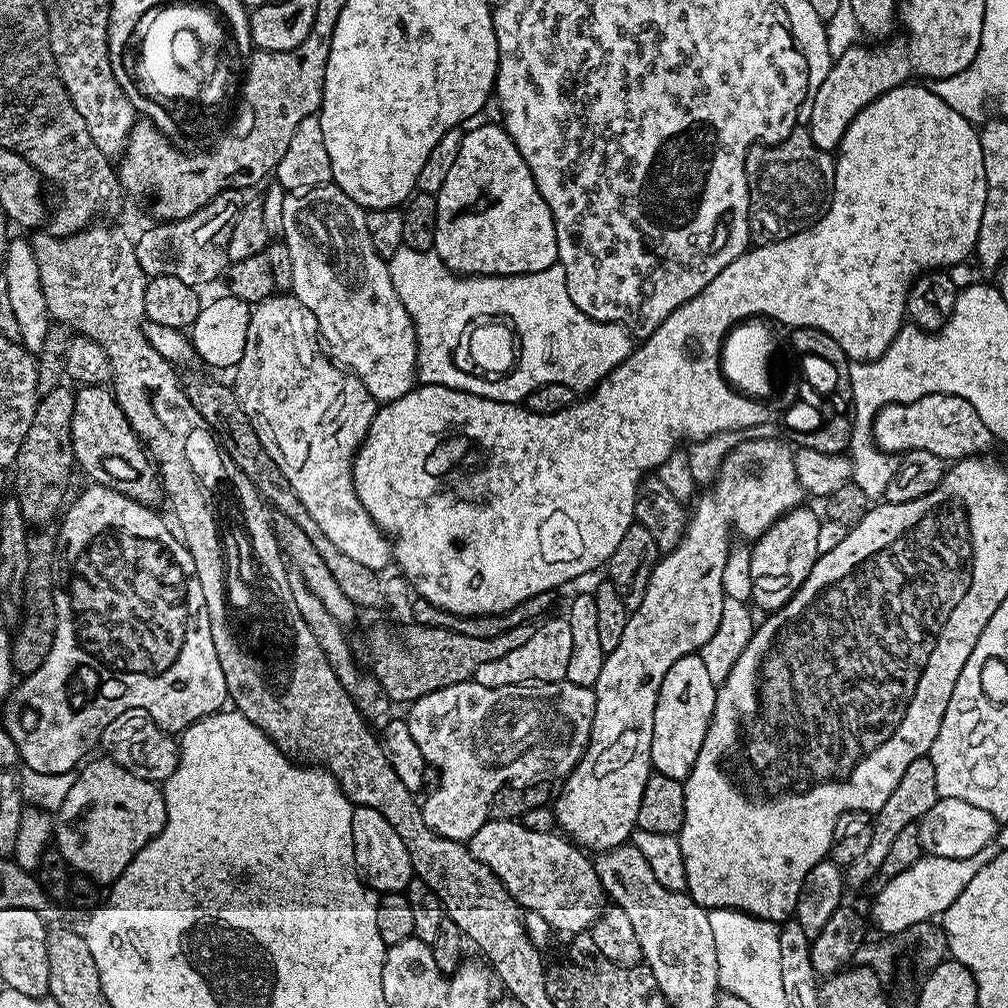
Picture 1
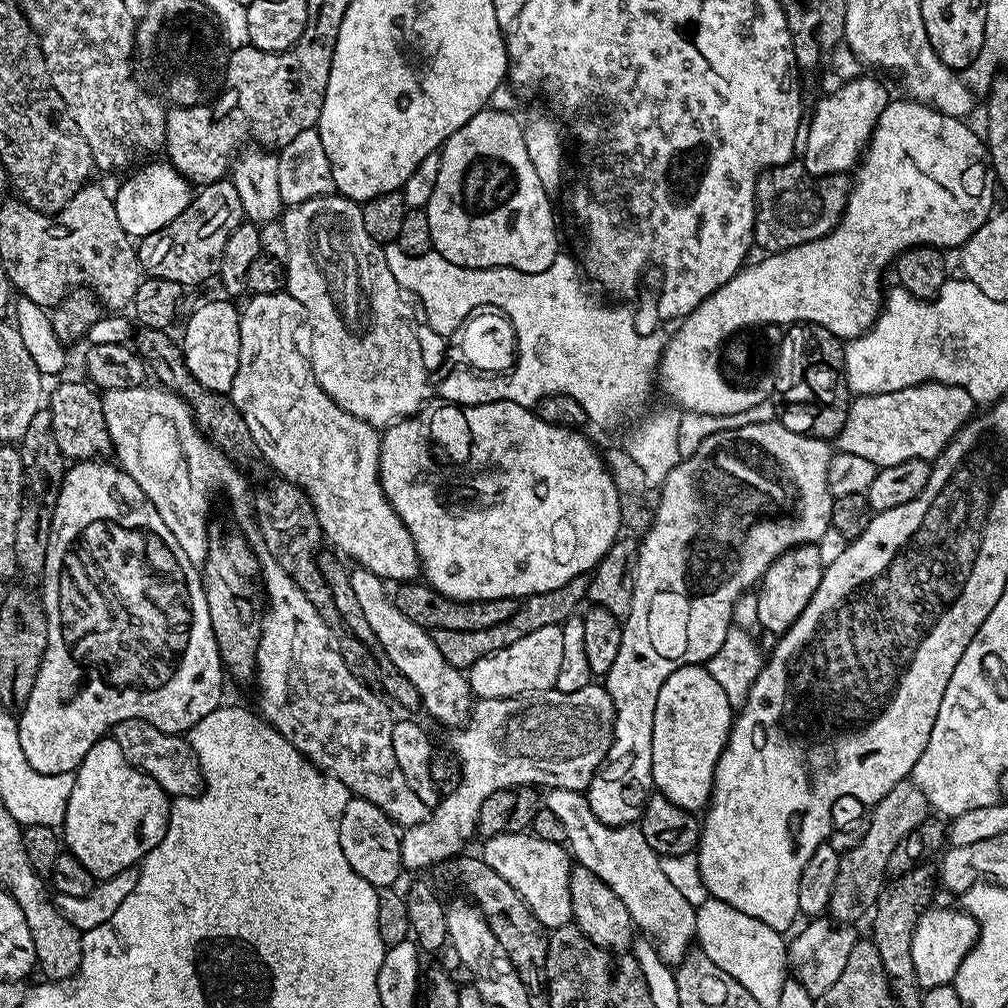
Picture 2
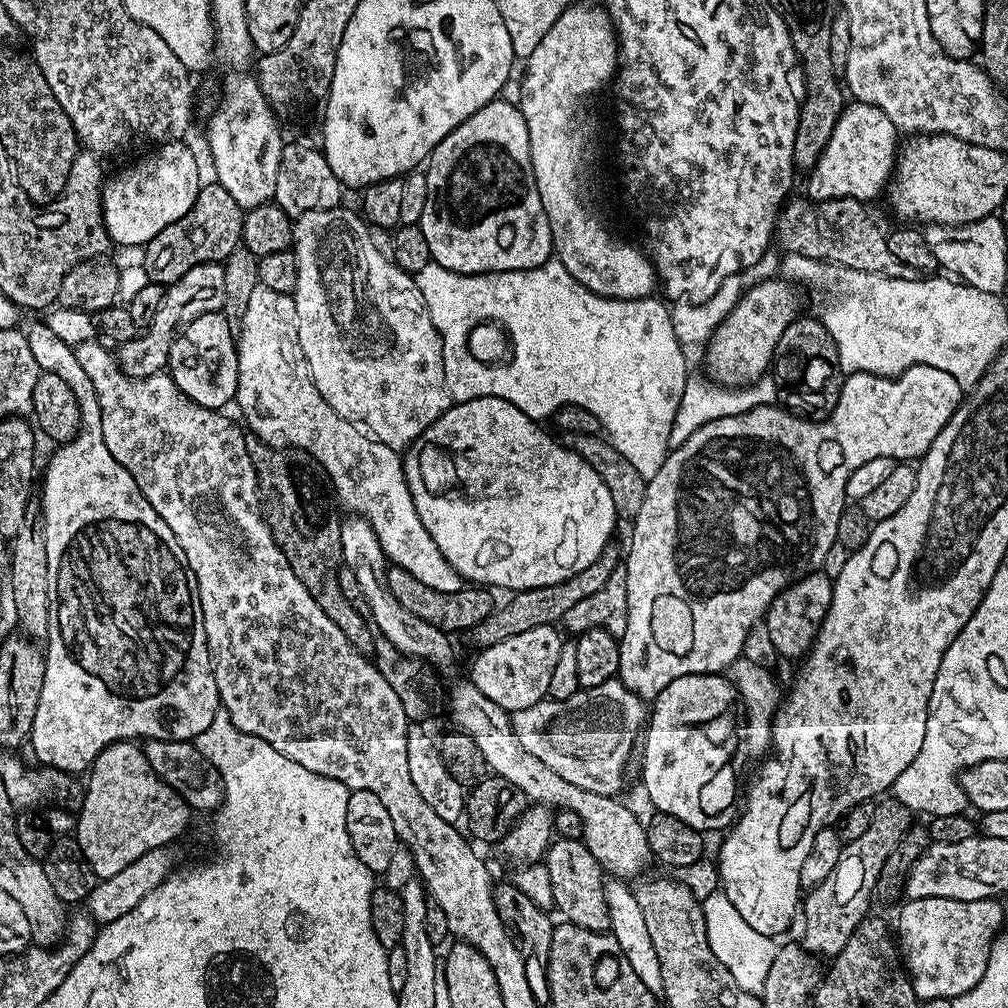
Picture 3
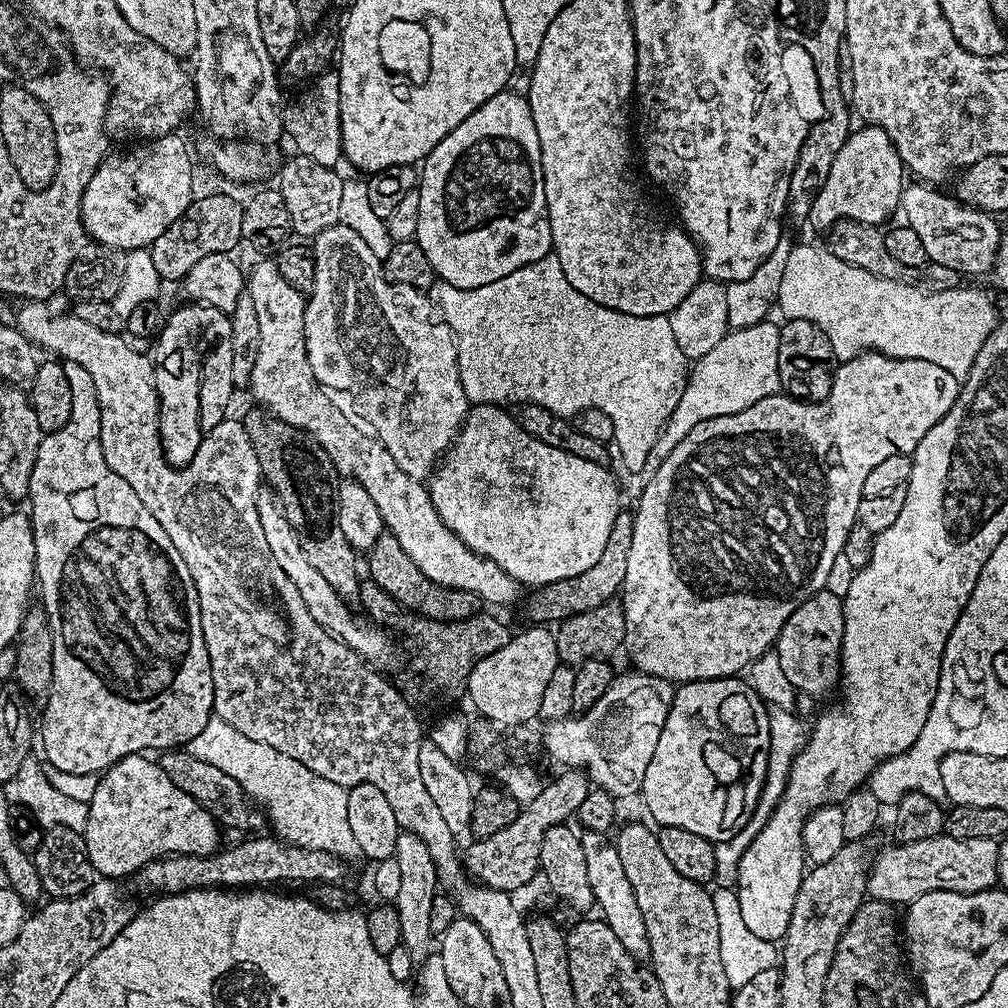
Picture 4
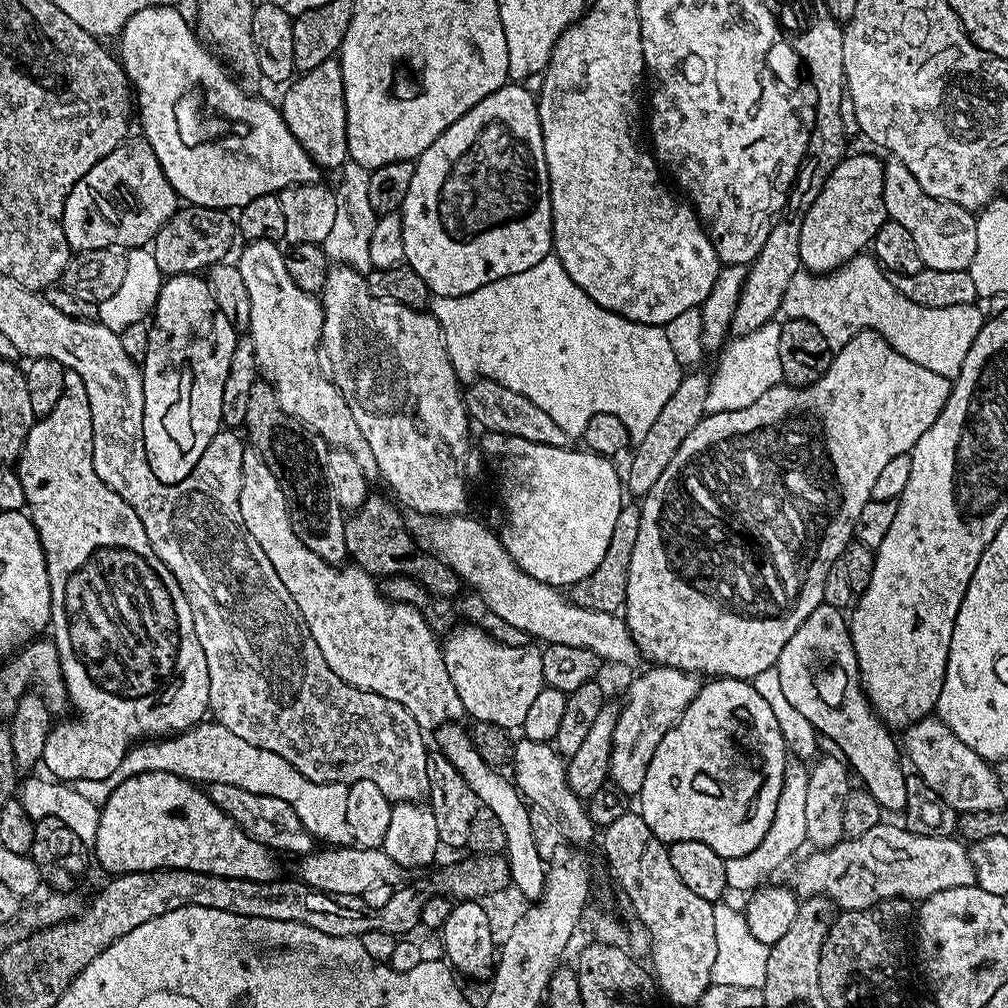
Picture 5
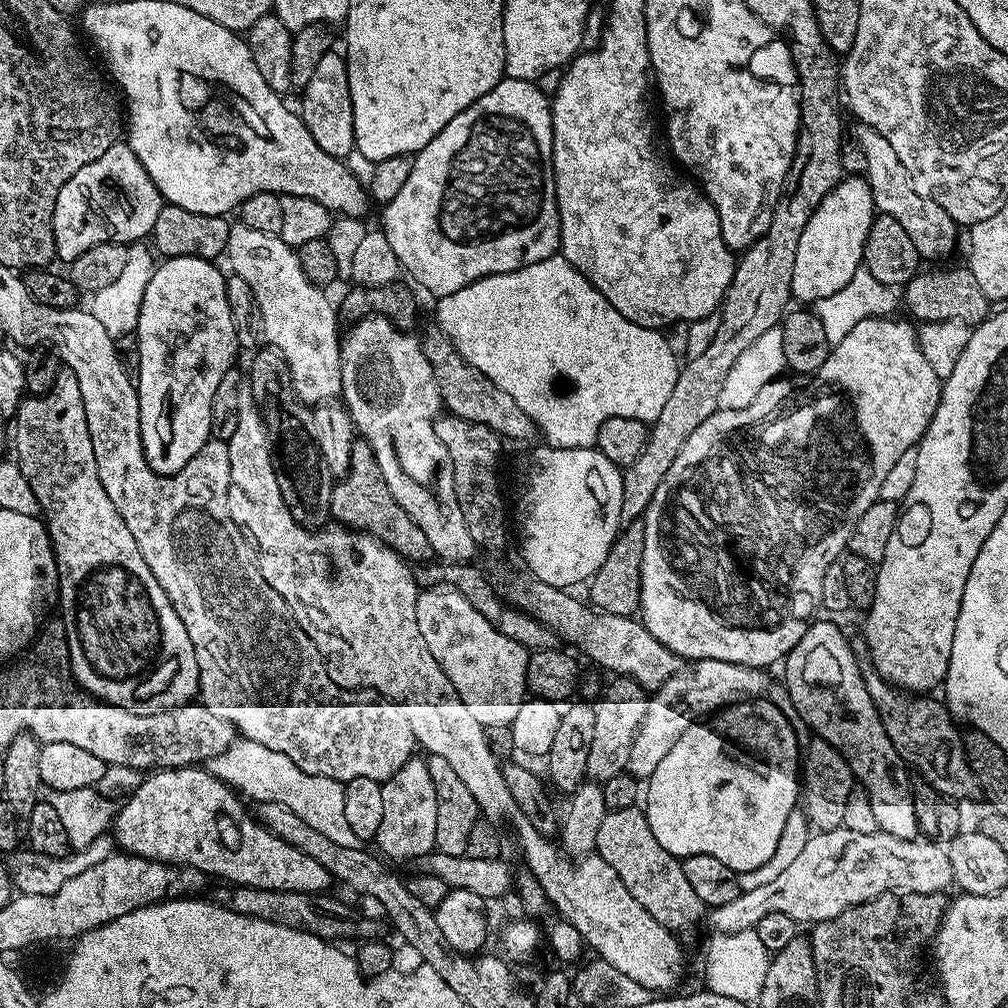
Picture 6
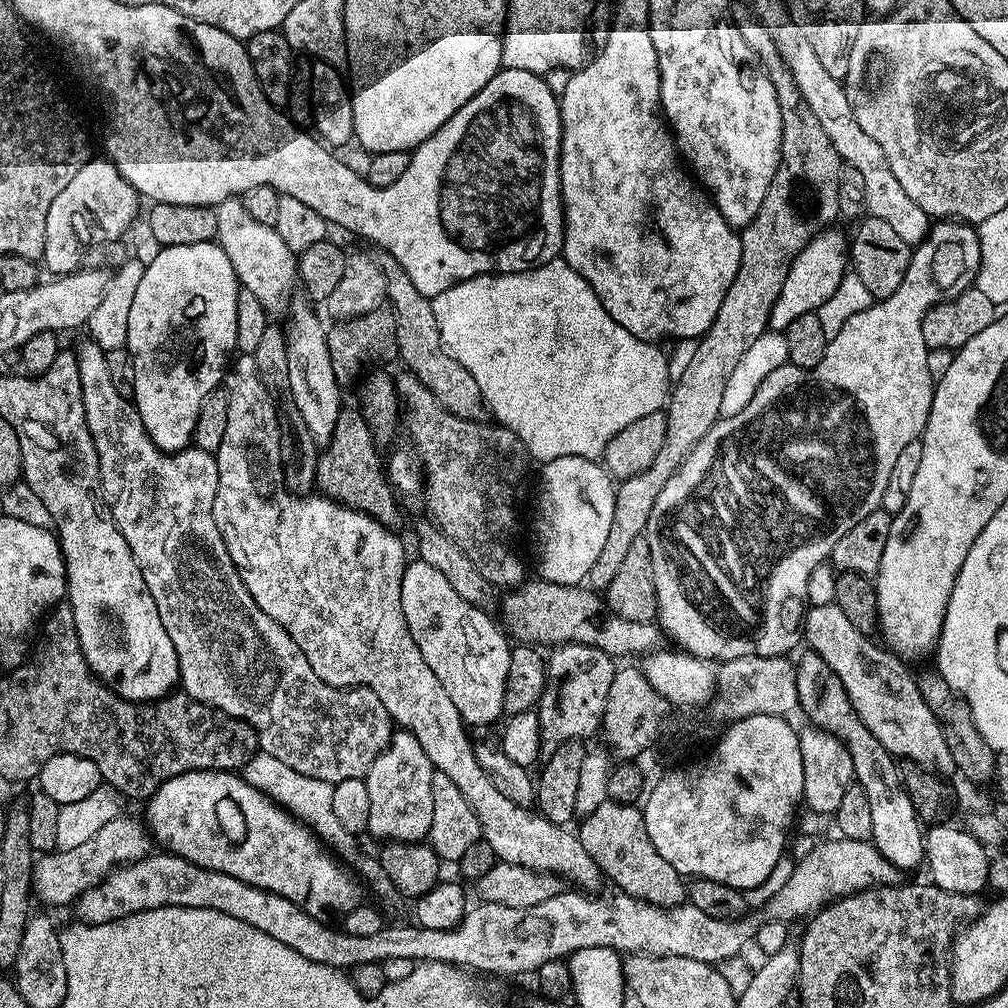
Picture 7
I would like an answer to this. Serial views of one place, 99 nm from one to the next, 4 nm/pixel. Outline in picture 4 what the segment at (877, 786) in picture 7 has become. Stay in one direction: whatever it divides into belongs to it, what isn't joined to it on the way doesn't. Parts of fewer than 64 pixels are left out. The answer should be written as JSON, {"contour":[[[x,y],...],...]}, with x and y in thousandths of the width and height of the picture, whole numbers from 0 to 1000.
{"contour":[[[809,587],[796,601],[778,613],[768,646],[775,654],[777,668],[790,685],[802,690],[813,690],[820,683],[834,678],[833,642],[837,632],[836,594],[822,587]]]}

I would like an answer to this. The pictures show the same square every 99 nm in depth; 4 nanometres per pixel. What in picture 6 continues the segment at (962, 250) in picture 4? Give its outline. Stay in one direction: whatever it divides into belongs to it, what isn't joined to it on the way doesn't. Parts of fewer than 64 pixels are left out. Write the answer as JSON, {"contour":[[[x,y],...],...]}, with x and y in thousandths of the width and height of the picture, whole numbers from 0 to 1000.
{"contour":[[[850,122],[847,132],[859,155],[859,178],[869,201],[870,211],[888,216],[899,227],[899,232],[903,232],[907,248],[911,248],[914,259],[933,258],[936,254],[942,253],[948,246],[948,230],[950,230],[946,216],[942,216],[942,212],[938,212],[938,208],[935,208],[931,200],[915,196],[915,192],[911,192],[911,188],[905,187],[899,173],[899,165],[895,165],[895,160],[891,158],[891,153],[887,153],[883,141],[879,141],[879,137],[871,133],[871,129]]]}

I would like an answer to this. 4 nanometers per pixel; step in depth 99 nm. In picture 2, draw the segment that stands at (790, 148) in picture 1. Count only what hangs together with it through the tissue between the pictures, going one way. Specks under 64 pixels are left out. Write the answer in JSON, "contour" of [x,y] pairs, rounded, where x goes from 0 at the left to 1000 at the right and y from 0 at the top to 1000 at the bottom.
{"contour":[[[783,161],[753,172],[750,176],[750,219],[746,229],[749,245],[765,252],[823,232],[841,203],[842,189],[840,174],[805,175],[794,161]]]}

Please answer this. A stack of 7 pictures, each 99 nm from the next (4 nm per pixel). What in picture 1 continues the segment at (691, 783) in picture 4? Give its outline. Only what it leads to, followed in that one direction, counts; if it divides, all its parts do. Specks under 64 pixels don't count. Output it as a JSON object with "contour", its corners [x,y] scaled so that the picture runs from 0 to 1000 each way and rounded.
{"contour":[[[692,649],[678,651],[661,665],[661,673],[657,673],[657,681],[653,688],[653,696],[649,700],[649,732],[647,733],[648,763],[663,772],[680,775],[685,768],[688,756],[692,752],[692,744],[696,744],[696,736],[700,732],[700,724],[706,715],[708,700],[710,699],[711,679],[704,673],[700,660]]]}

